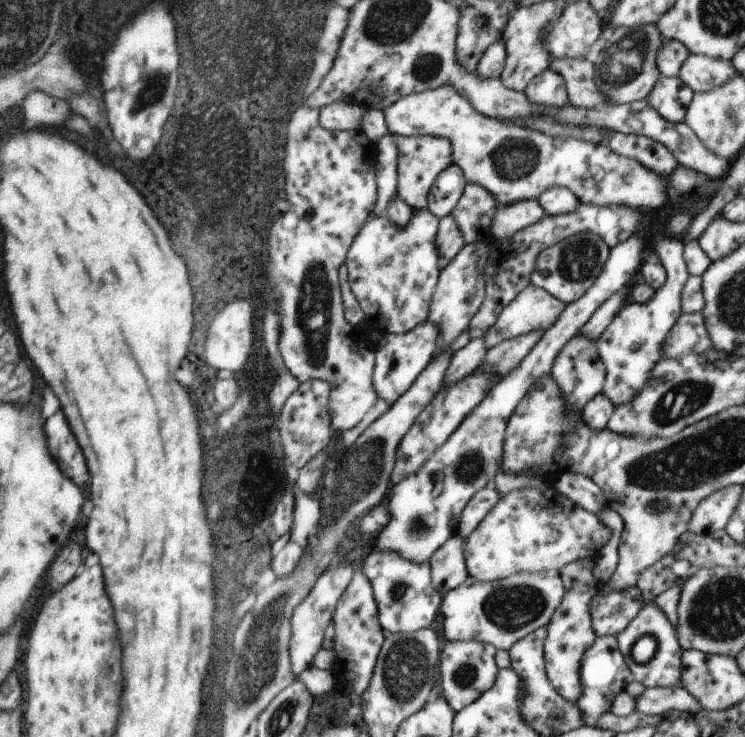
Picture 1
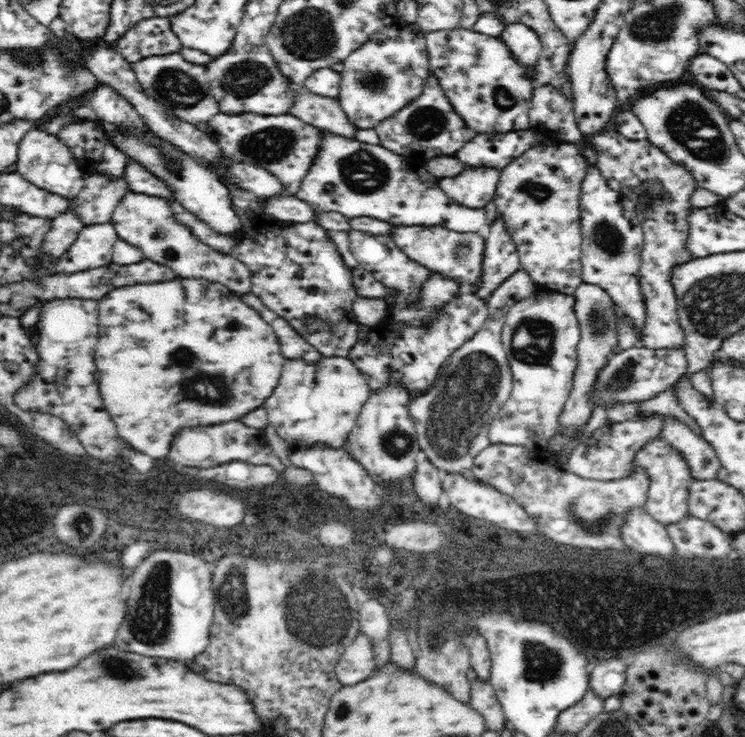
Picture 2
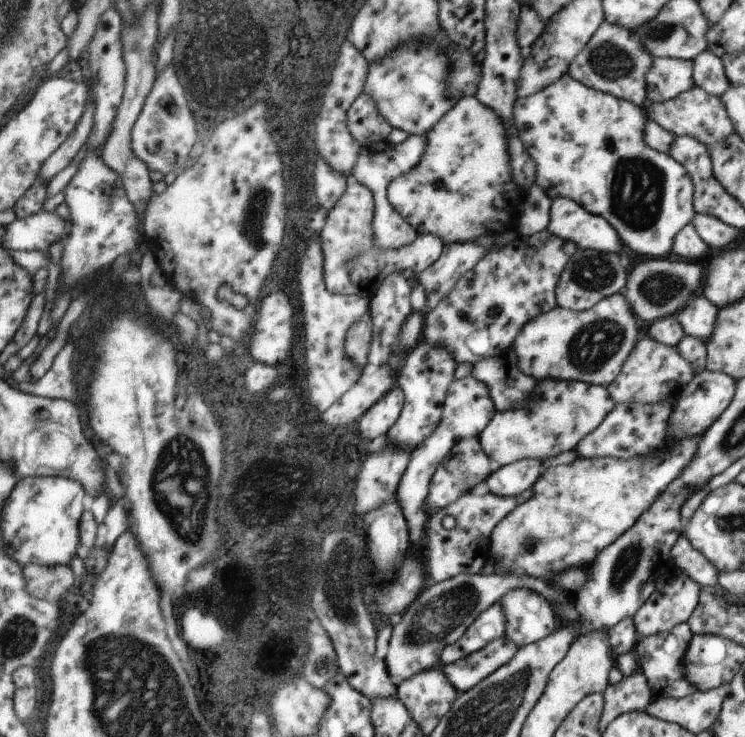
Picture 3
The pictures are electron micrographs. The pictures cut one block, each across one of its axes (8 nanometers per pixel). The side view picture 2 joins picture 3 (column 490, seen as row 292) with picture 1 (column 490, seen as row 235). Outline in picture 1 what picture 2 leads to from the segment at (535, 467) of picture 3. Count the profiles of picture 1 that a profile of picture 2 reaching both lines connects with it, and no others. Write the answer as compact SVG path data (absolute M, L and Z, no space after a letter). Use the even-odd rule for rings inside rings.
M485 486L483 490L479 490L471 502L467 504L467 508L461 514L459 520L459 530L455 536L459 536L461 540L465 540L467 536L471 536L475 532L475 528L481 524L481 520L491 512L491 508L499 502L499 492L493 490L491 486Z

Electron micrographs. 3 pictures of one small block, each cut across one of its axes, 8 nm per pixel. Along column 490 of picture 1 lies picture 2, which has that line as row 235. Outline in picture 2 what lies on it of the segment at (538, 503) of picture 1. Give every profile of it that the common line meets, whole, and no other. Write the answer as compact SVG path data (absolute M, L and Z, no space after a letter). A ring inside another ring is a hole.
M554 142L552 146L536 146L526 150L520 158L508 164L500 172L500 180L496 186L496 206L502 222L506 222L508 232L518 248L518 258L522 270L538 284L546 286L554 292L564 296L574 296L582 280L582 224L580 224L580 196L582 196L582 182L588 176L588 160L582 156L582 150L576 144L568 142Z

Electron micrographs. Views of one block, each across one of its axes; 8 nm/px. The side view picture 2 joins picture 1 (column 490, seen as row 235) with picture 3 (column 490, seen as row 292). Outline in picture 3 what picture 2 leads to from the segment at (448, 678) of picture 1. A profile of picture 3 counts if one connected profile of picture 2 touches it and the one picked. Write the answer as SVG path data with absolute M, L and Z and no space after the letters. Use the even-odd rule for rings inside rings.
M503 636L481 648L481 652L471 654L465 660L457 660L455 664L443 666L443 672L455 686L457 694L463 694L497 672L497 668L505 666L517 654L517 650L517 644Z

